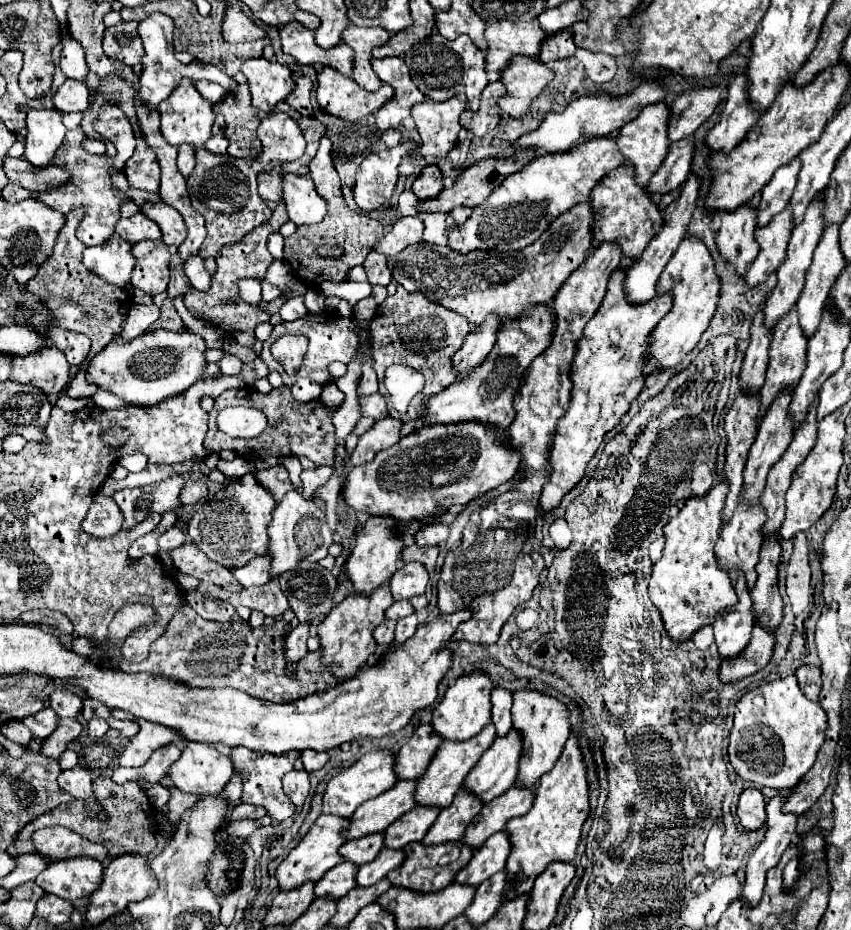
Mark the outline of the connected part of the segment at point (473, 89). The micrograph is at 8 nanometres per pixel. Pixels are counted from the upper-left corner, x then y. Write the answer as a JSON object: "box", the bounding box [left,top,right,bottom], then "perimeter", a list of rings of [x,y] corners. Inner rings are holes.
{"box":[403,33,489,111],"perimeter":[[[431,33],[427,39],[415,43],[415,47],[411,47],[411,51],[403,55],[403,59],[409,67],[413,83],[425,97],[433,101],[447,101],[457,93],[465,93],[471,111],[479,109],[481,91],[489,83],[485,73],[485,55],[471,43],[467,35],[461,35],[455,41],[449,41],[449,39],[443,39],[439,33]]]}

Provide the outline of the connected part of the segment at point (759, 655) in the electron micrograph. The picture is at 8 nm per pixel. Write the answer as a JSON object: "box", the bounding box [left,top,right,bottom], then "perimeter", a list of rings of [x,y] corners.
{"box":[719,625,773,683],"perimeter":[[[759,625],[753,627],[753,637],[743,653],[739,653],[735,659],[723,661],[719,667],[719,679],[723,683],[733,683],[739,679],[745,679],[757,671],[761,671],[771,655],[773,655],[773,635],[769,635]]]}

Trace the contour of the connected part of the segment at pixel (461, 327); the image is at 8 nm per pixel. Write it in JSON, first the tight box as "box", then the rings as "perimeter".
{"box":[369,287,469,421],"perimeter":[[[397,287],[397,293],[387,297],[375,317],[369,321],[369,355],[373,361],[373,369],[379,377],[383,377],[383,371],[393,365],[401,363],[407,367],[417,369],[425,377],[425,391],[411,401],[411,407],[405,415],[401,415],[403,421],[409,419],[421,419],[423,415],[423,403],[427,397],[437,395],[439,391],[445,391],[455,381],[453,361],[451,357],[455,351],[461,349],[463,339],[469,333],[469,323],[461,315],[447,311],[439,307],[439,303],[431,303],[427,297],[423,297],[419,291],[405,291],[403,287]]]}

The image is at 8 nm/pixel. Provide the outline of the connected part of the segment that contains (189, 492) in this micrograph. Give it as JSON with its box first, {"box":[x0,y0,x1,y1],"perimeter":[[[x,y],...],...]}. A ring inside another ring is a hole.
{"box":[179,481,207,505],"perimeter":[[[187,481],[179,493],[179,499],[183,505],[195,505],[203,497],[207,497],[207,485],[199,483],[199,481]]]}

